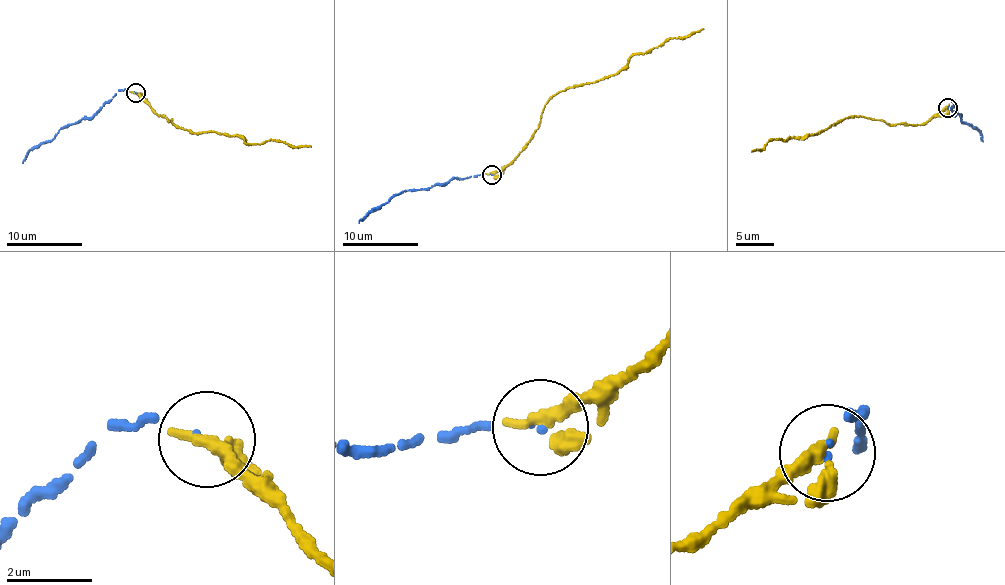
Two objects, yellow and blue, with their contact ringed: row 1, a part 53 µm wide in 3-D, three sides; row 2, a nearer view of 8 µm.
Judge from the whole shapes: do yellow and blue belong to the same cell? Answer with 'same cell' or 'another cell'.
same cell

